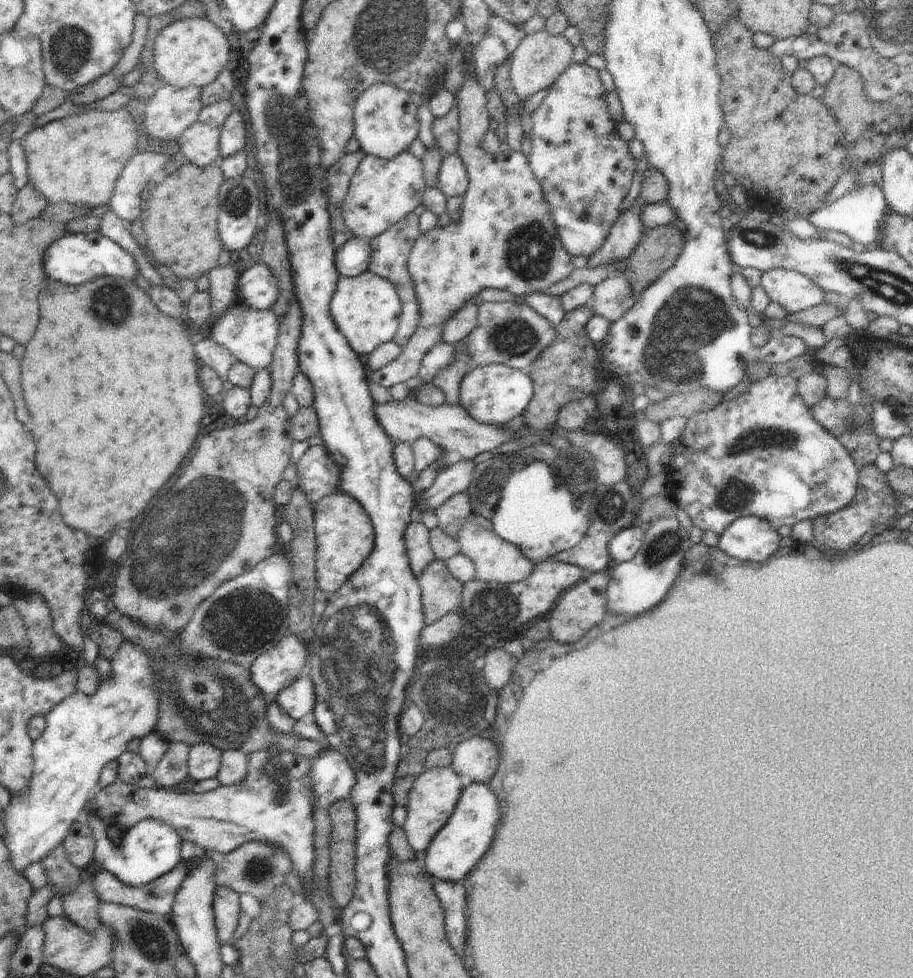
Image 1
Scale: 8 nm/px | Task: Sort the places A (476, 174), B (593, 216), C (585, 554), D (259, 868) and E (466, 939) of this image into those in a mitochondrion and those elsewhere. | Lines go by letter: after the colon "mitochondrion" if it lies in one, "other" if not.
A: other
B: mitochondrion
C: other
D: mitochondrion
E: other

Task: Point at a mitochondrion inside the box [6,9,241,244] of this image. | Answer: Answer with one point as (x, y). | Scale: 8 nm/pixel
(71, 48)

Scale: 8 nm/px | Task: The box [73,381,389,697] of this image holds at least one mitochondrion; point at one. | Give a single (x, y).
(171, 563)

